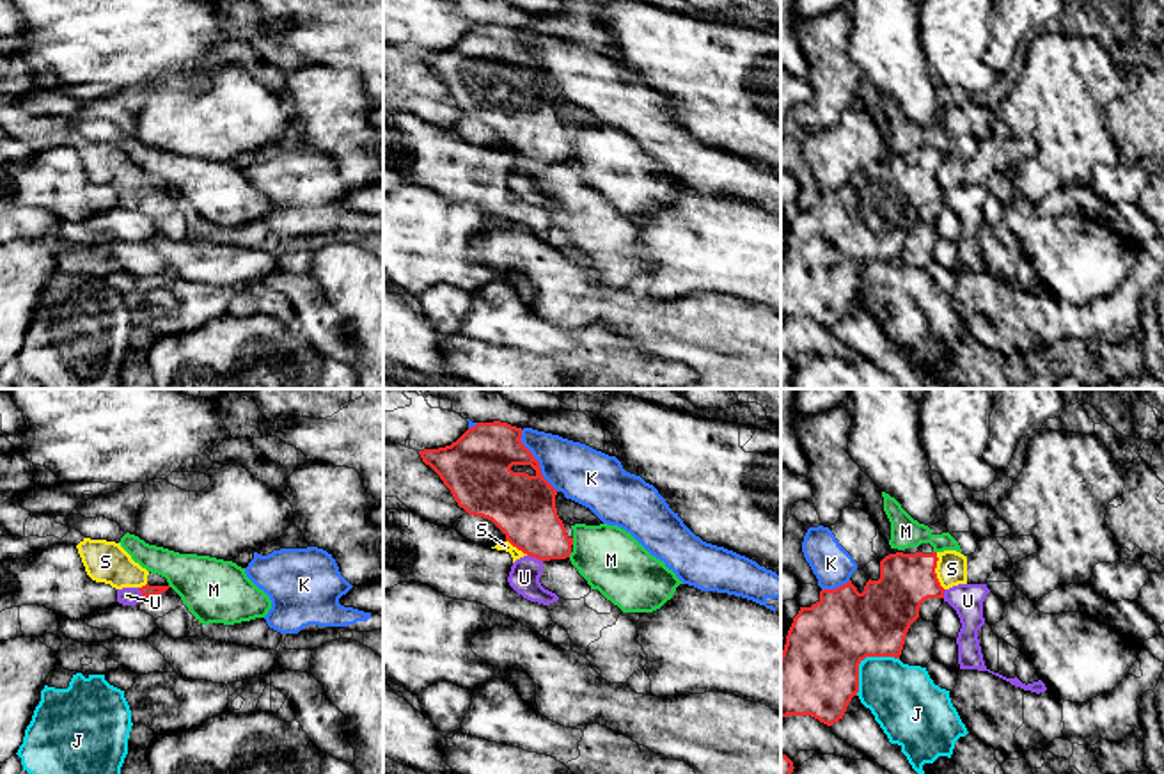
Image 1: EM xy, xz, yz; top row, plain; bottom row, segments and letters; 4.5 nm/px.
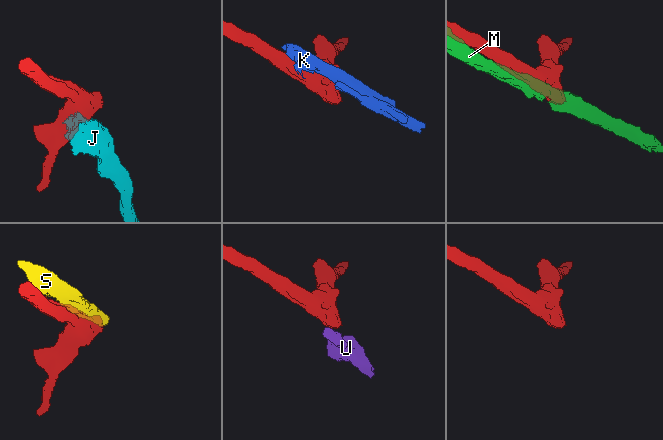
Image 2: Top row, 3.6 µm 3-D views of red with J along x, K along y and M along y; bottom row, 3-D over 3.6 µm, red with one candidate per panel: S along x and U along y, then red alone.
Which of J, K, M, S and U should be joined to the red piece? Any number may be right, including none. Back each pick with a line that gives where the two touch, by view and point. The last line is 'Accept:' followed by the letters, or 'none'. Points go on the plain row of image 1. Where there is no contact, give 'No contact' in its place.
U: Touches red at xz (534, 158)
Accept: U

